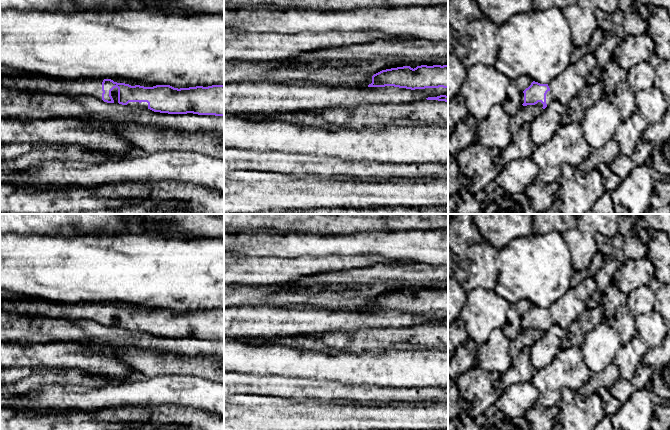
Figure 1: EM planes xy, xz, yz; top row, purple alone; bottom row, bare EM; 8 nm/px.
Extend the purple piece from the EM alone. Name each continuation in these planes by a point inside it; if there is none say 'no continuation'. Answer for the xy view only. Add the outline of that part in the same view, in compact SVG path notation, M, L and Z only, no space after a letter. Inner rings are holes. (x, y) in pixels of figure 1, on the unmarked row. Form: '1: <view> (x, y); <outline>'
1: xy (114, 317); M117 311L111 315L111 320L114 324L114 327L118 327L118 312Z
2: xy (144, 329); M129 326L127 328L127 330L132 330L132 331L140 331L140 332L144 332L147 333L148 332L148 327L147 326Z

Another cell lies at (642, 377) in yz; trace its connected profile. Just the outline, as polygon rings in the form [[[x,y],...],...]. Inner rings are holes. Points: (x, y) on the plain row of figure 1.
[[[641,364],[631,381],[621,377],[609,390],[615,398],[624,403],[635,390],[645,388],[650,381],[651,369],[647,365]]]

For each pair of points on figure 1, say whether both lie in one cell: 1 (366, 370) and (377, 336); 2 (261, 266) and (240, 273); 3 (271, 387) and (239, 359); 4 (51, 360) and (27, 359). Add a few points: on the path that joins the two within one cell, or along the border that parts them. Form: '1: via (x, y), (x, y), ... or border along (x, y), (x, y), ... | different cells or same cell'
1: border along (394, 350), (382, 353), (348, 352) | different cells
2: via (256, 271), (245, 271) | same cell
3: border along (235, 371), (256, 375), (282, 375) | different cells
4: via (45, 359), (33, 359) | same cell

